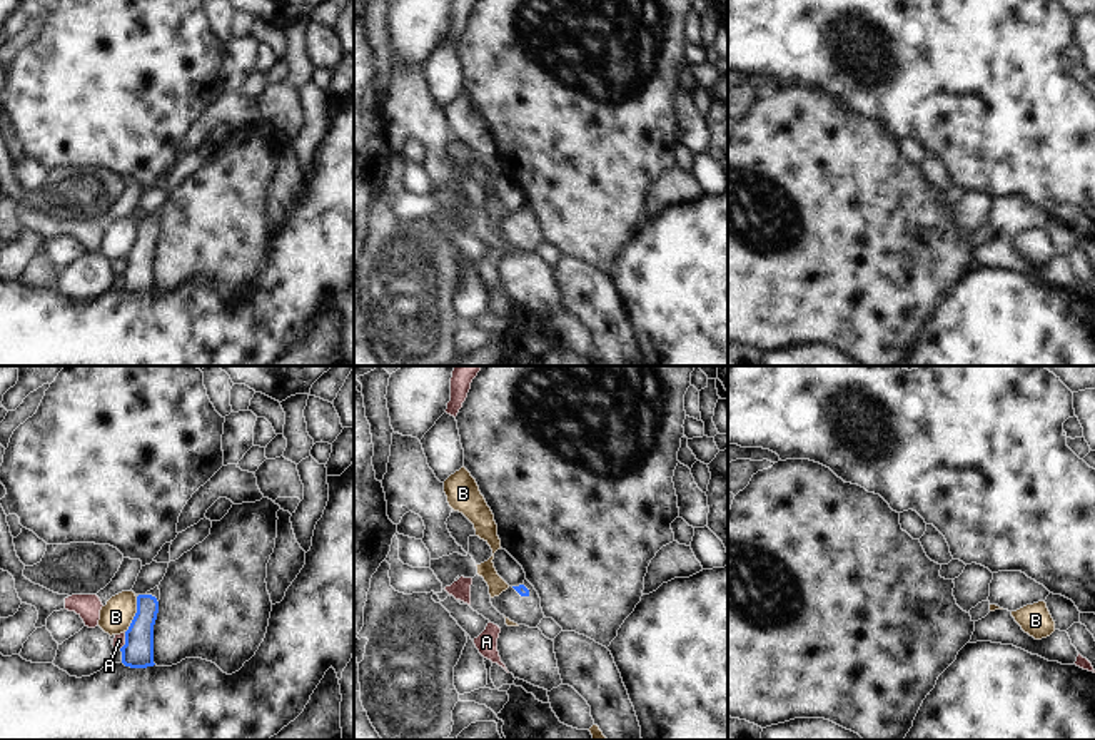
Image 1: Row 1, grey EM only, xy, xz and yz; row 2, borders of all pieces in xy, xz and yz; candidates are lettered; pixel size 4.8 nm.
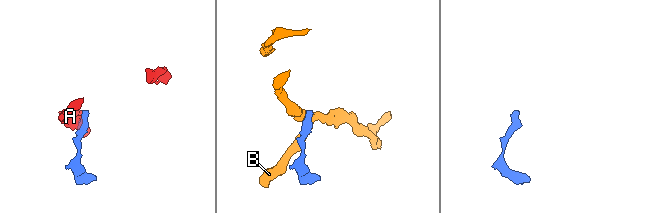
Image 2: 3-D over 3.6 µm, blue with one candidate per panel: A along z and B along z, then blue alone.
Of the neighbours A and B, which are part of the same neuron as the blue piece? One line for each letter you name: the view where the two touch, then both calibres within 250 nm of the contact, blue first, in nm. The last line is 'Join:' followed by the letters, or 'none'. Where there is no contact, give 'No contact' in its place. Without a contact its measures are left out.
Join: none

